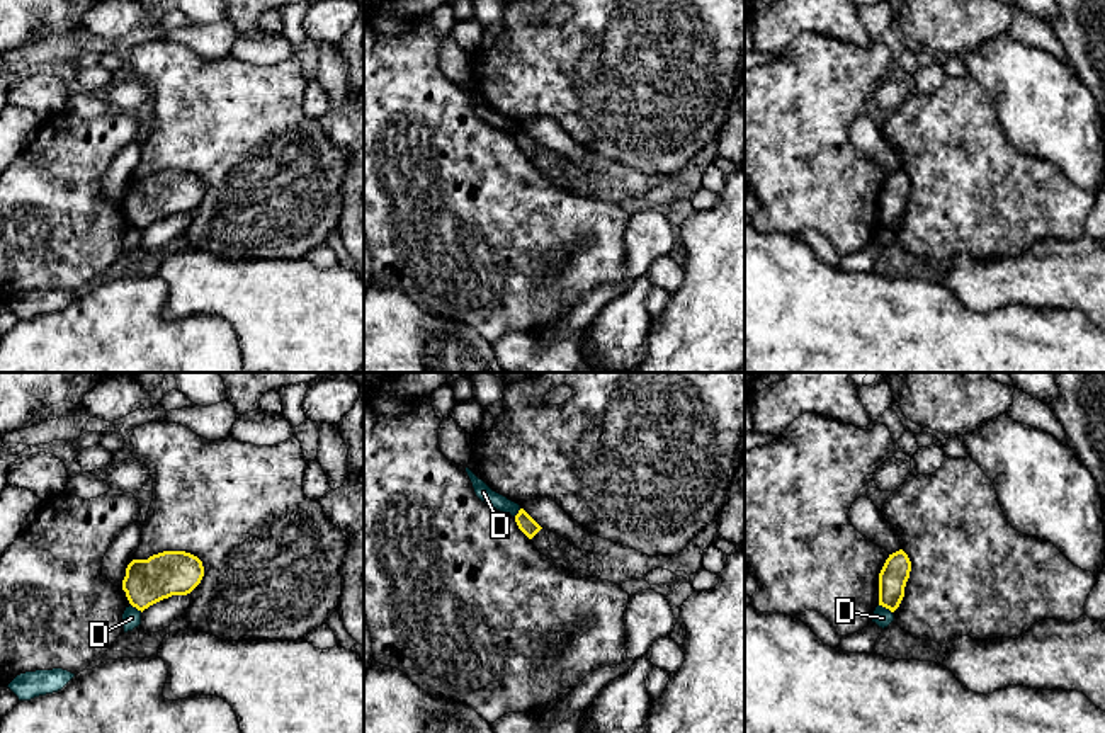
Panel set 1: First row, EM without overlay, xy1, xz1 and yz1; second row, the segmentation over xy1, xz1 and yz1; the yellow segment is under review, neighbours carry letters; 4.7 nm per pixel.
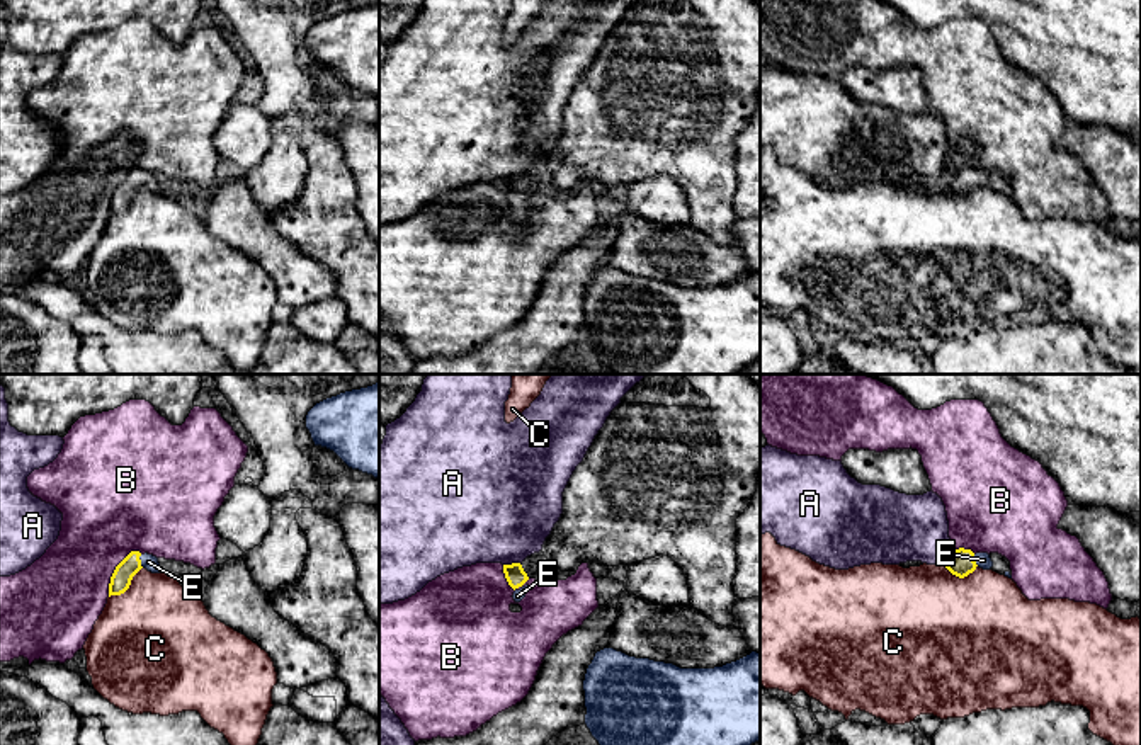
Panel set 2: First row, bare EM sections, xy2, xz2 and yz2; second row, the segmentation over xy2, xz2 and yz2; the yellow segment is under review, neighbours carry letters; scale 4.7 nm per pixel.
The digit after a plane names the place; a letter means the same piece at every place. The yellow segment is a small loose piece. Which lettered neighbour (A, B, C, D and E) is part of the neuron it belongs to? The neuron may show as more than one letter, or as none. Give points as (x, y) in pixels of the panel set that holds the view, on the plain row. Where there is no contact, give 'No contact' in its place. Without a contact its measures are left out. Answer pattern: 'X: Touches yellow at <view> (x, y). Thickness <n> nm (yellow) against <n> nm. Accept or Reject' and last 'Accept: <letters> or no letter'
A: Touches yellow at xz2 (512, 182). Thickness 90 nm (yellow) against 480 nm. Reject
B: Touches yellow at xy2 (114, 189). Thickness 100 nm (yellow) against 400 nm. Reject
C: Touches yellow at xy2 (128, 206). Thickness 100 nm (yellow) against 480 nm. Reject
D: Touches yellow at yz1 (886, 227). Thickness 140 nm (yellow) against 90 nm. Reject
E: Touches yellow at xy2 (140, 181). Thickness 100 nm (yellow) against 70 nm. Accept
Accept: E

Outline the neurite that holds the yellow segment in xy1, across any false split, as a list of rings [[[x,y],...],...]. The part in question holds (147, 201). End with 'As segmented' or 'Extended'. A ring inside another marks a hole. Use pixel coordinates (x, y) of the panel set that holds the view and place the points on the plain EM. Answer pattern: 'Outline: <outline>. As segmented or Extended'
Outline: [[[163,170],[148,179],[133,179],[122,209],[133,226],[144,230],[172,214],[190,213],[202,199],[202,180],[185,170]]]. As segmented

